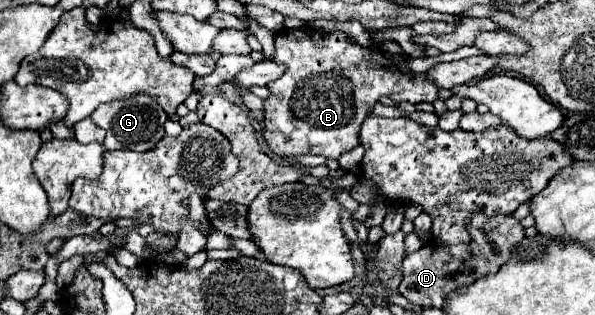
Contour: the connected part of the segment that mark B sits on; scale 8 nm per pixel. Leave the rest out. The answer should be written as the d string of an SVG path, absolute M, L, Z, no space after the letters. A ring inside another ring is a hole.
M314 27L284 29L276 35L276 51L272 61L286 63L288 71L268 85L270 95L264 101L262 137L268 149L280 157L312 153L328 159L340 159L342 153L360 145L360 139L358 139L360 125L364 123L368 111L382 95L396 101L410 101L410 103L420 103L420 101L432 103L434 99L438 99L438 87L432 81L428 81L426 75L414 75L406 67L406 63L394 61L378 49L350 43L346 39L346 33L342 31L324 33Z

